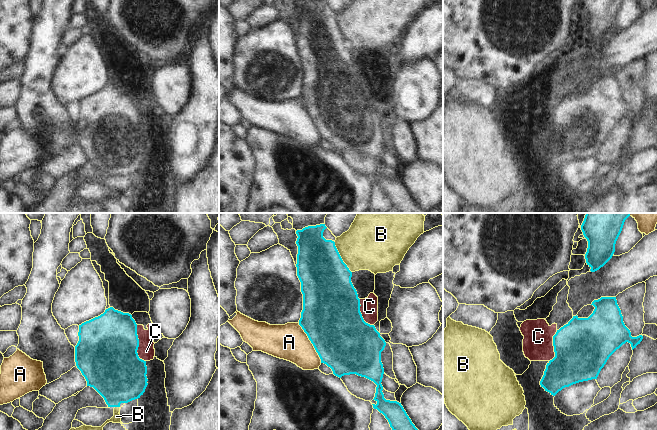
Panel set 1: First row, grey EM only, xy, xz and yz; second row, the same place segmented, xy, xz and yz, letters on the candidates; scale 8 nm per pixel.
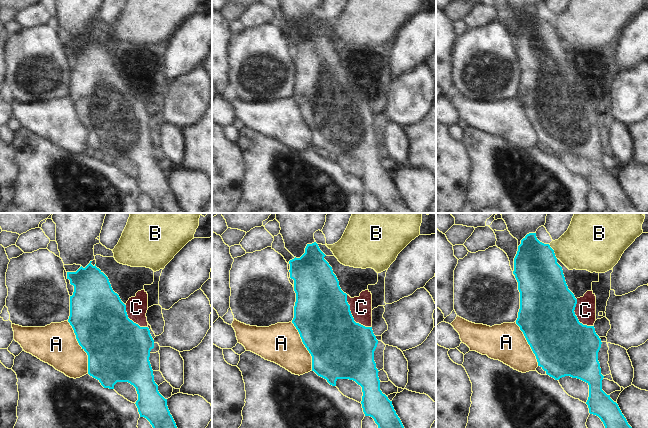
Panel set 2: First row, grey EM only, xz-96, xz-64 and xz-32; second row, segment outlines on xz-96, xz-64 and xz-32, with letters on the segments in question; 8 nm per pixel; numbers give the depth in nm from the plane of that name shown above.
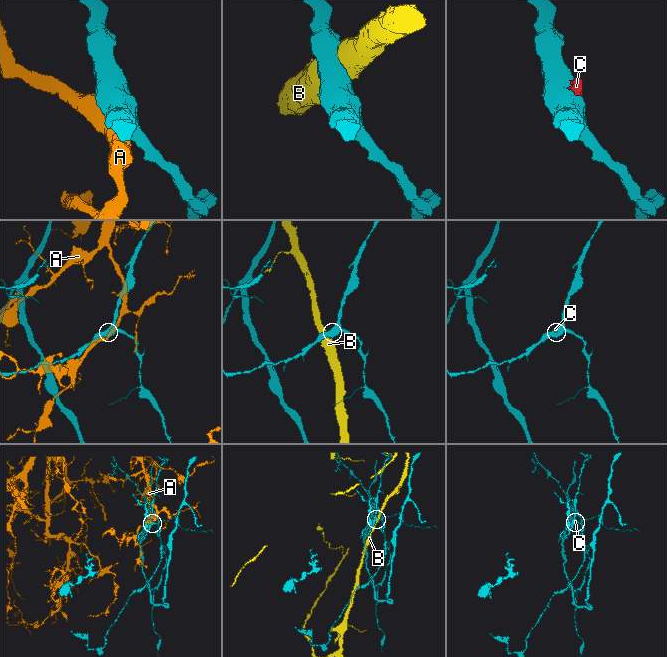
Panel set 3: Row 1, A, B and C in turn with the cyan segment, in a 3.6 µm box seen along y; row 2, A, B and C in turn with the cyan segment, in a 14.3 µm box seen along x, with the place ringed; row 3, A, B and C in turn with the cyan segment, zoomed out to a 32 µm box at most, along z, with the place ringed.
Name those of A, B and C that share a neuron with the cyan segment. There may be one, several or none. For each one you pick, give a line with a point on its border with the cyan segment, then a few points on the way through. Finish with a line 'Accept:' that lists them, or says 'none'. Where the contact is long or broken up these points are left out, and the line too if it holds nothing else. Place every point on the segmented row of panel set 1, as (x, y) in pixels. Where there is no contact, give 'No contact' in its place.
C: Touches cyan at xy (138, 344). Path across: xy (107, 347), (124, 347), (138, 344), (146, 351)
Accept: C.

